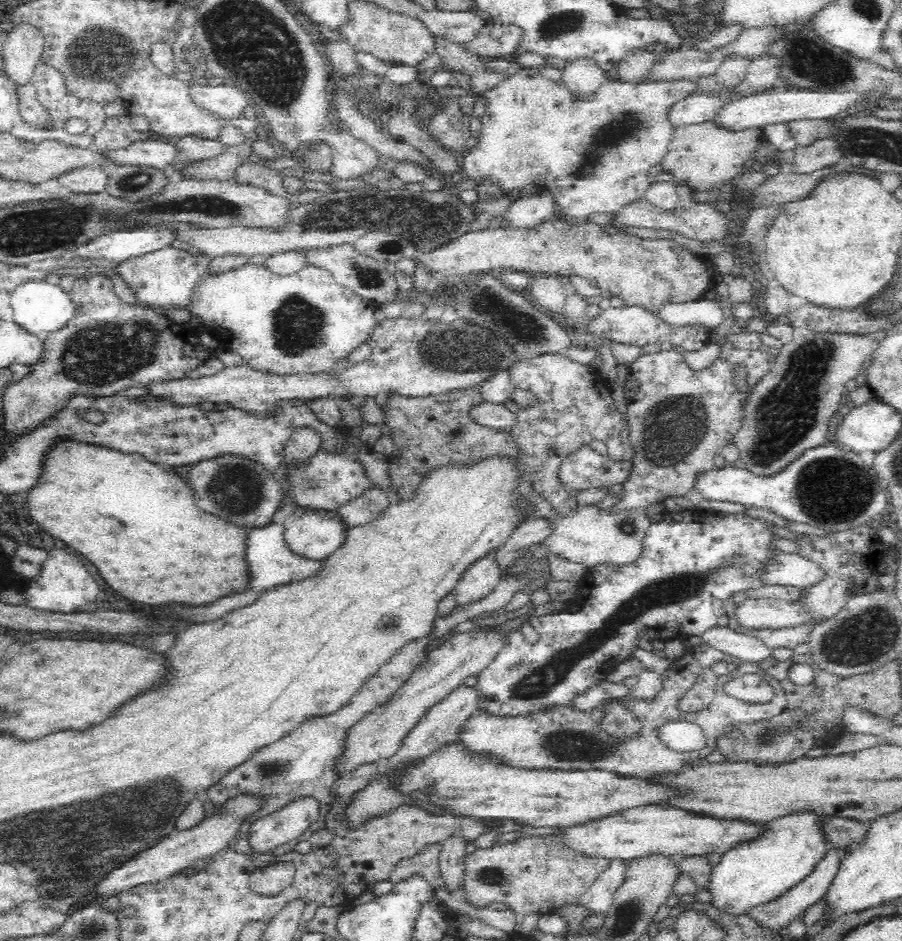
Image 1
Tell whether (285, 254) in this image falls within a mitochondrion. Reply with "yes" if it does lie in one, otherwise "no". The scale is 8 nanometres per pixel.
no

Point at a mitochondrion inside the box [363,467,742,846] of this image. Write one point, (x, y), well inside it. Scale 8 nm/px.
(568, 744)

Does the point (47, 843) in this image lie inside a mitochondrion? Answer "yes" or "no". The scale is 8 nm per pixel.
yes

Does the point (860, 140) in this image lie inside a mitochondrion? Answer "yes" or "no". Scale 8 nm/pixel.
yes

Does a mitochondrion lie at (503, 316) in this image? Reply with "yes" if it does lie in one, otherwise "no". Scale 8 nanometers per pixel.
yes

